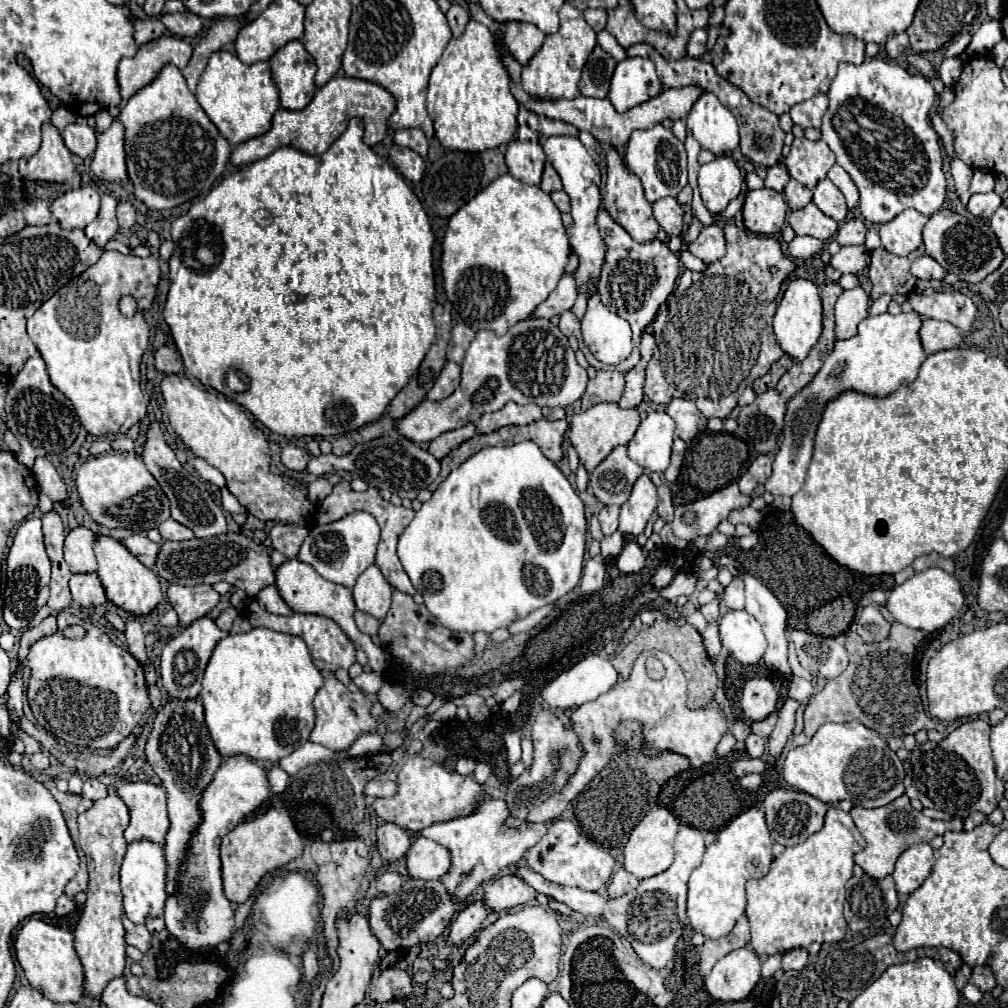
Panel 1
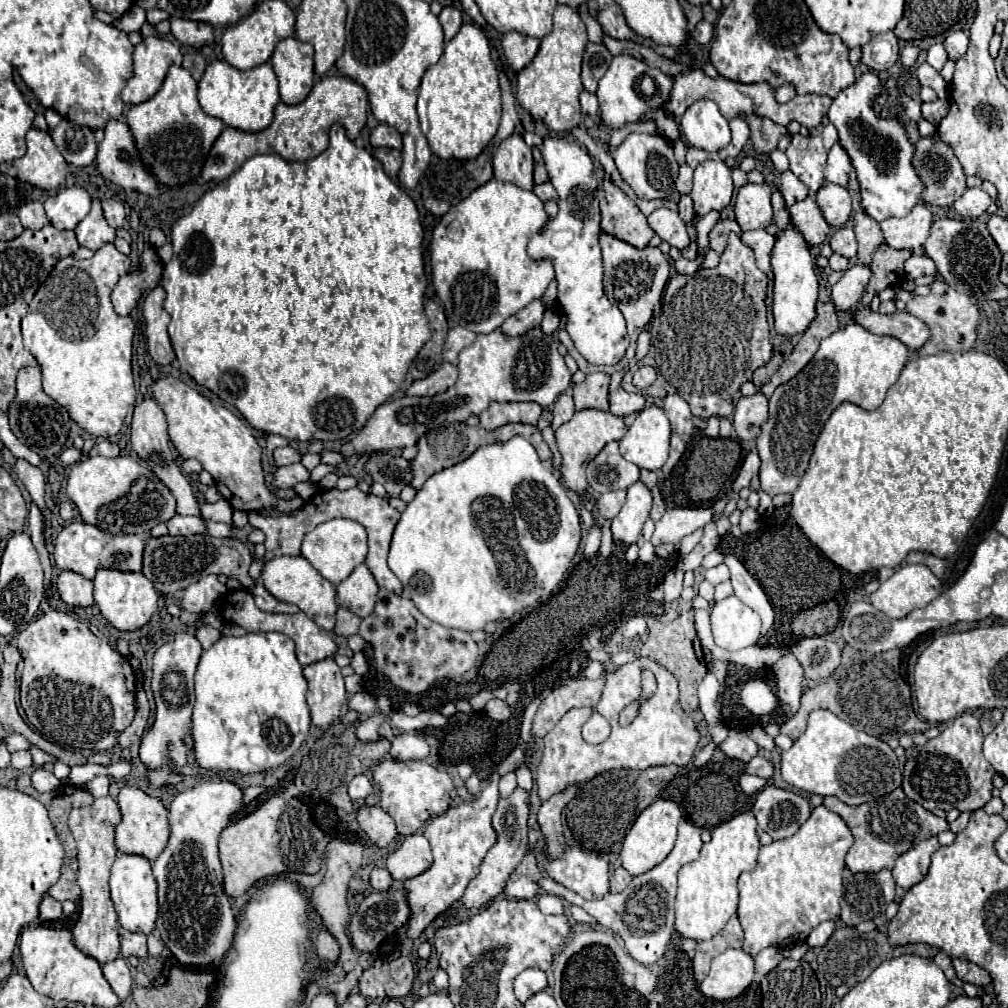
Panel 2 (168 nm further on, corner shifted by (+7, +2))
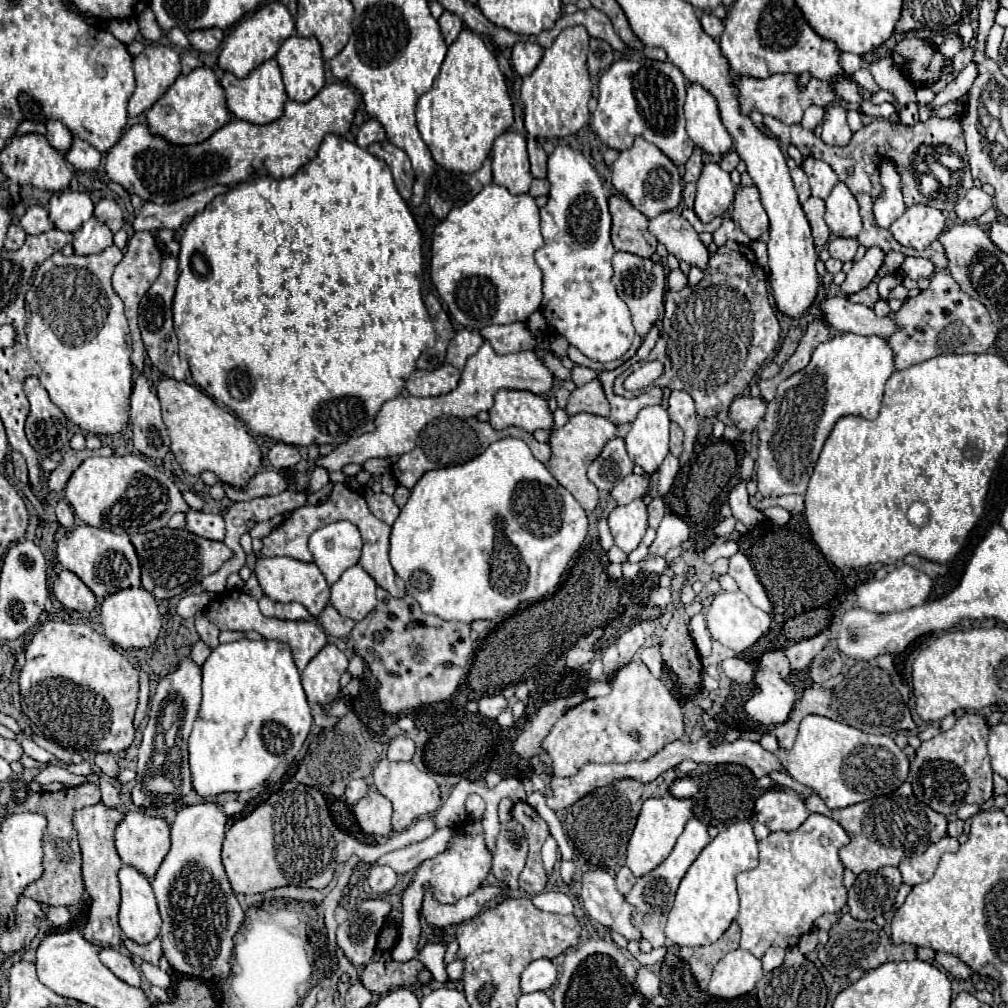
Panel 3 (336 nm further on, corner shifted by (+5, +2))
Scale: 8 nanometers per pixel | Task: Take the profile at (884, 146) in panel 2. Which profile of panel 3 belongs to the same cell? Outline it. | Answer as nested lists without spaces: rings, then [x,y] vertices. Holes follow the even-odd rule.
[[[890,159],[880,161],[880,181],[884,185],[884,191],[874,203],[874,217],[876,217],[878,227],[888,229],[898,217],[902,217],[902,213],[906,209],[902,191],[900,191],[902,181]]]

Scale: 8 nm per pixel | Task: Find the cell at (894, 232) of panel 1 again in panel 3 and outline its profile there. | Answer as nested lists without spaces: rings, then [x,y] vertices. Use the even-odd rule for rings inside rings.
[[[912,205],[898,221],[894,221],[890,233],[898,243],[922,251],[932,241],[936,241],[944,229],[946,229],[946,219],[942,211],[928,205]]]

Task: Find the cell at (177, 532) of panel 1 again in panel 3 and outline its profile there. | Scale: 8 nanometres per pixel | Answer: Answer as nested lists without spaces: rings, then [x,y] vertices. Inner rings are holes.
[[[190,509],[186,519],[188,519],[186,529],[190,529],[194,535],[212,541],[224,541],[224,519],[220,515]]]

